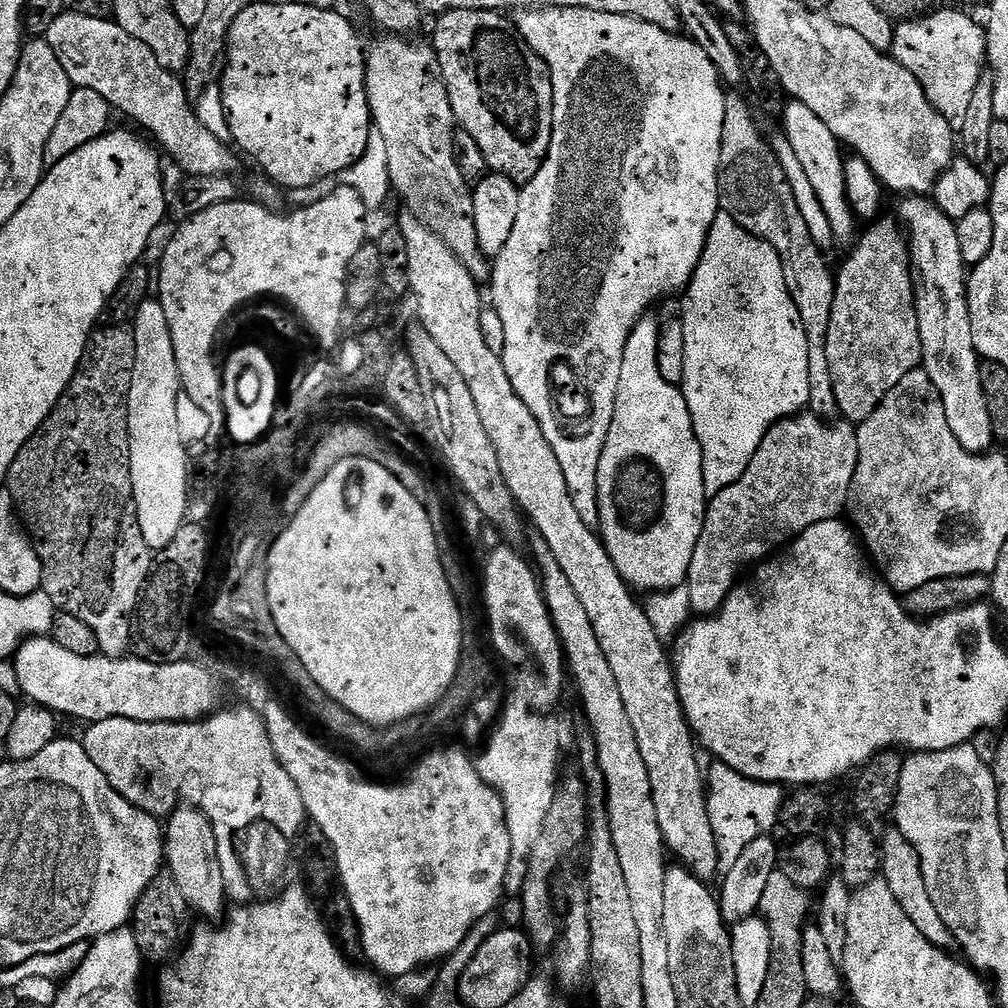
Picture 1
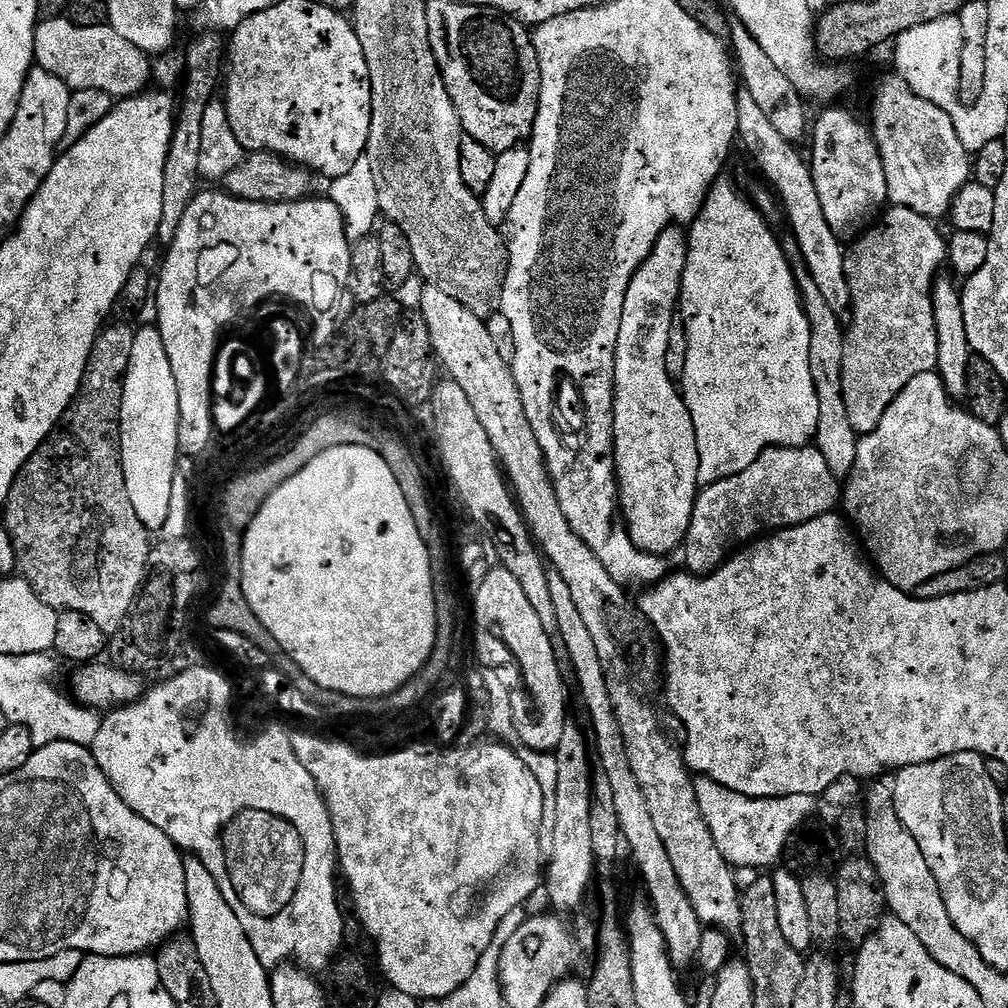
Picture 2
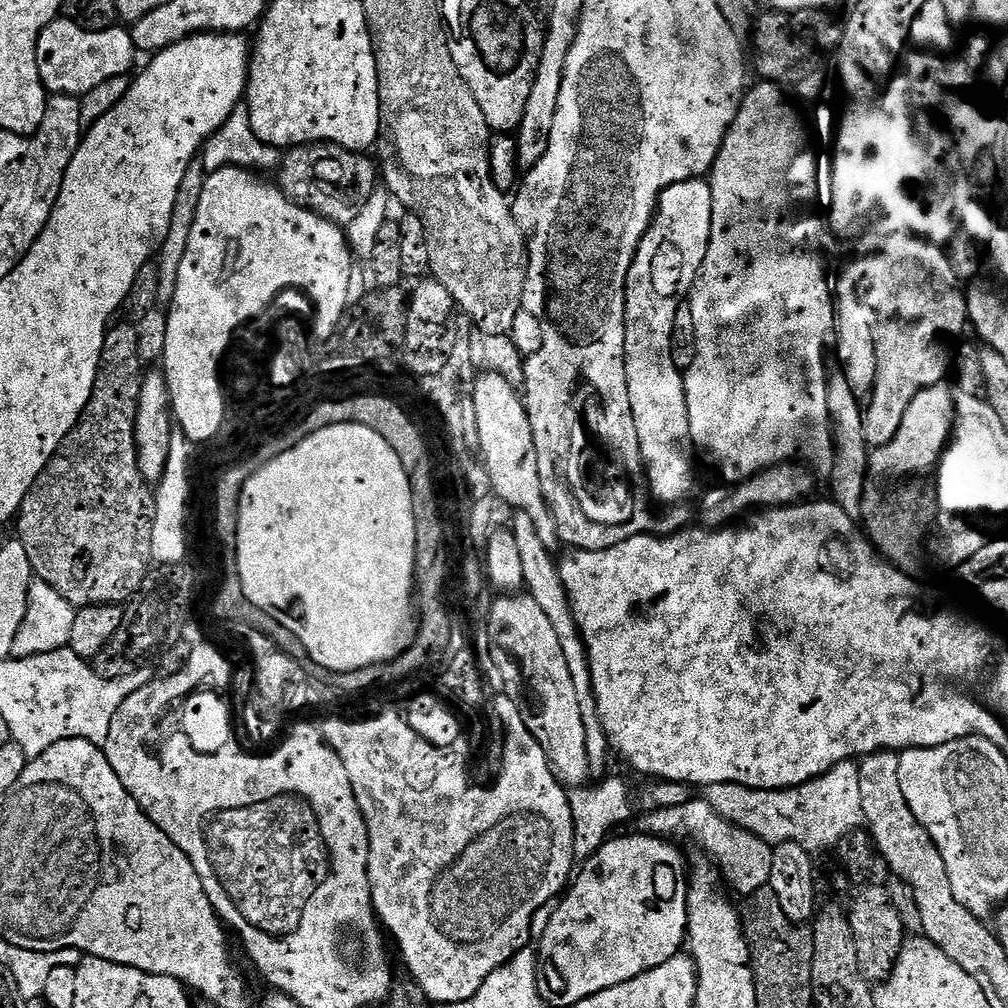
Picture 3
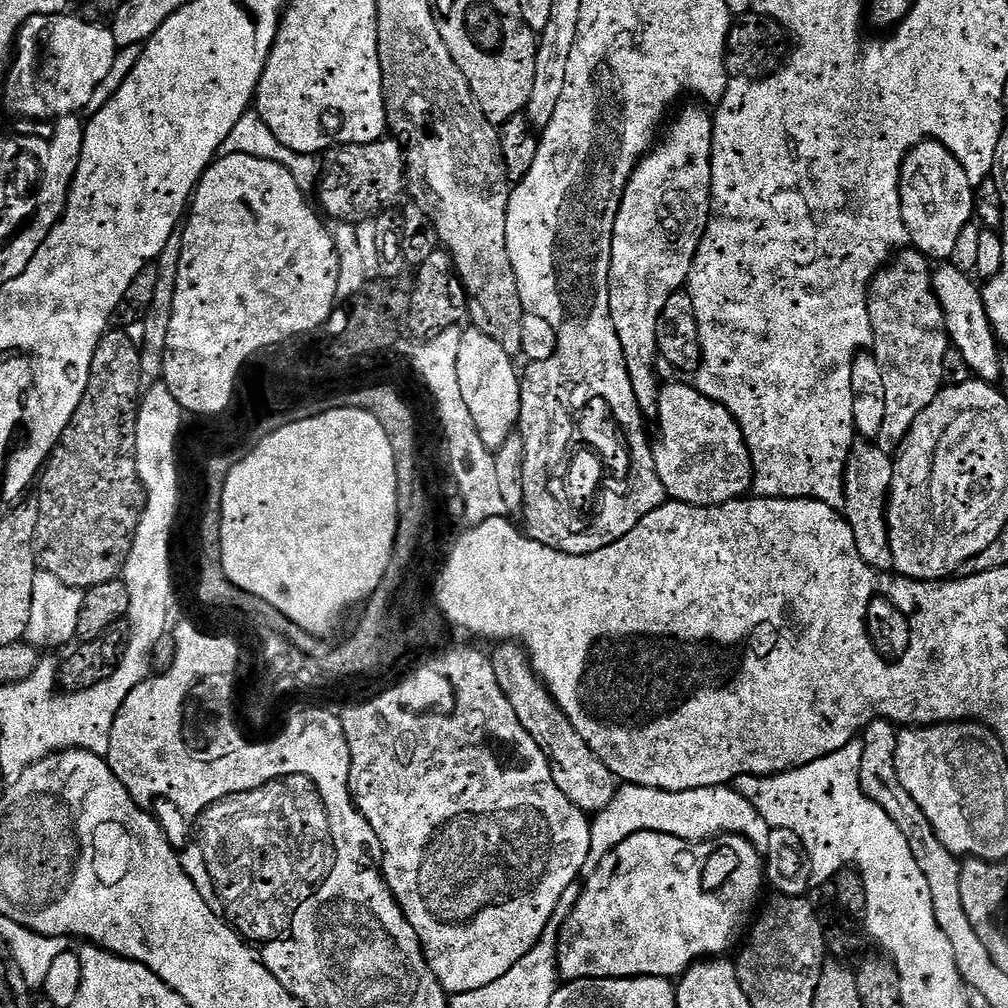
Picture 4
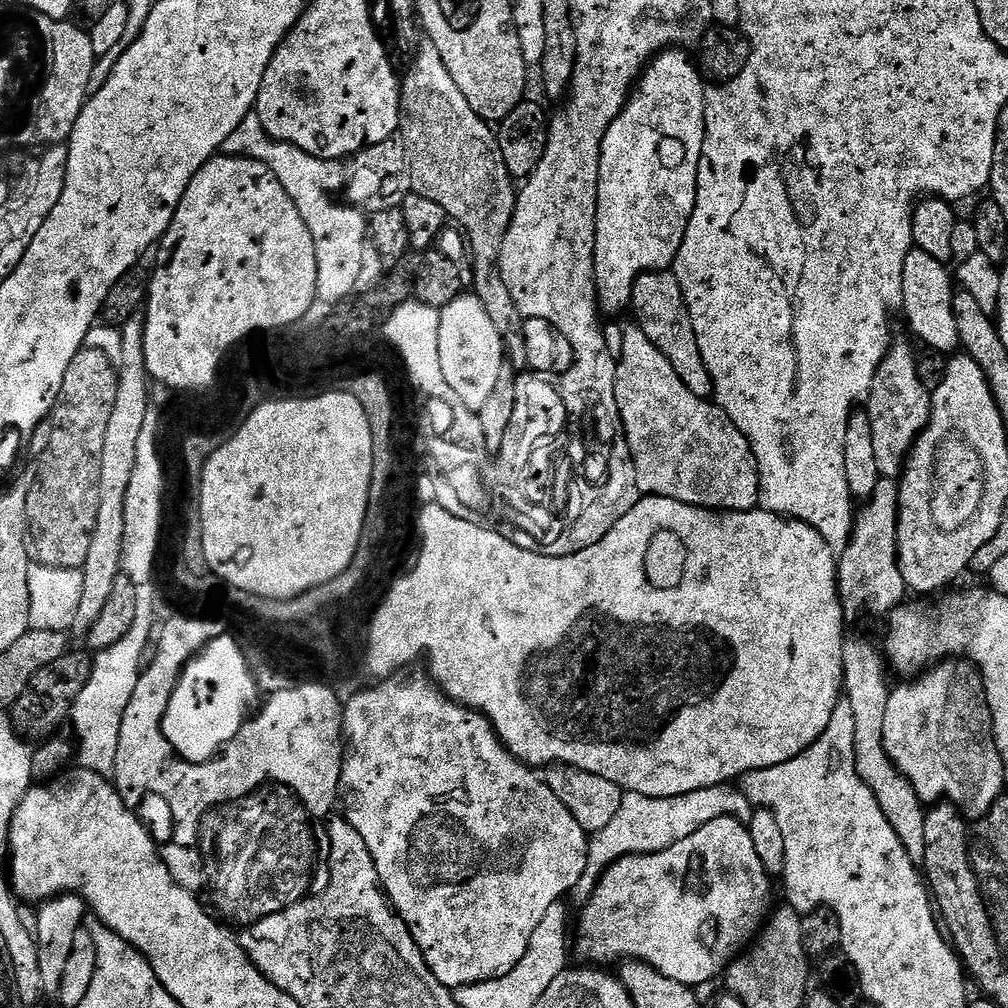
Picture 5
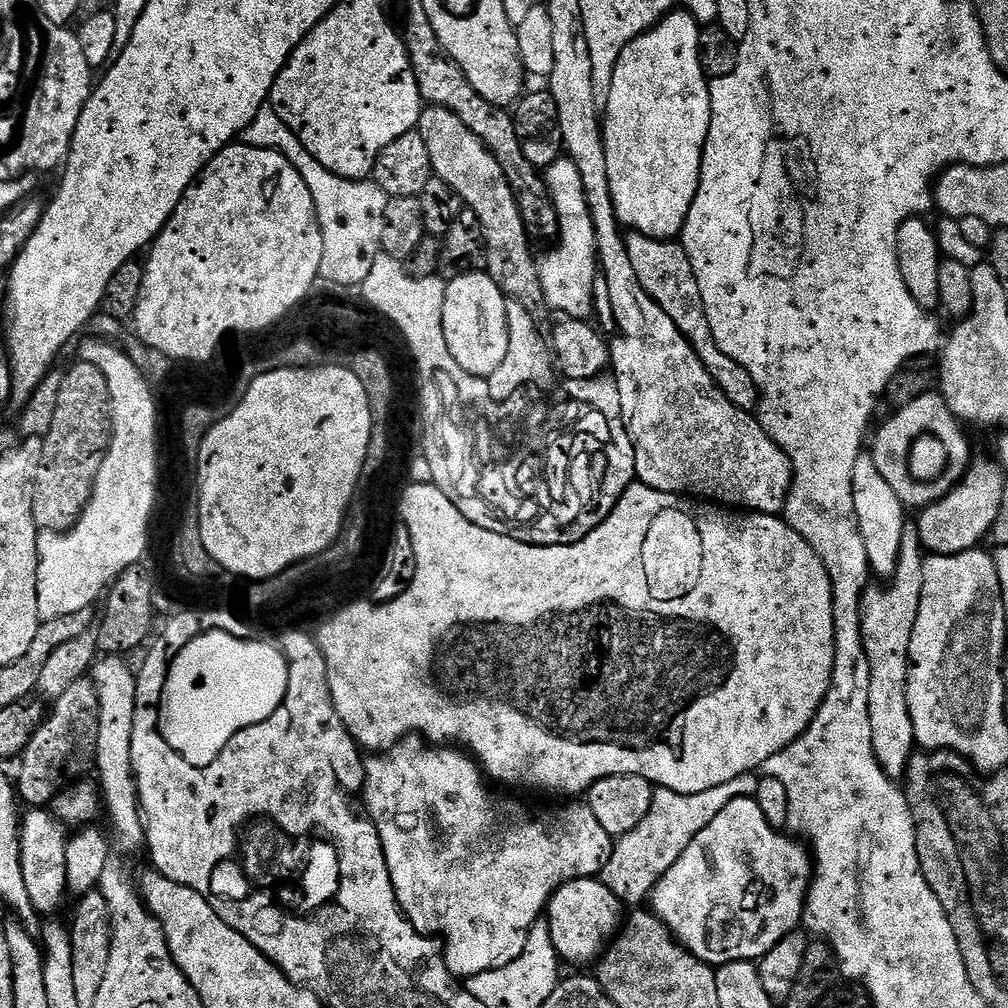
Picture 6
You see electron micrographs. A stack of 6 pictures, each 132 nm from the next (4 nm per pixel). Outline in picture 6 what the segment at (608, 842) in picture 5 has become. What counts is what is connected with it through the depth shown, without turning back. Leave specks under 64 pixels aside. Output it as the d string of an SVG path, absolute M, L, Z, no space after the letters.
M755 775L739 776L699 794L678 795L658 792L652 797L641 821L632 831L617 839L617 844L600 871L605 886L618 898L636 904L651 895L652 889L670 868L672 862L681 856L682 850L694 837L717 817L718 813L734 800L749 797L757 788Z

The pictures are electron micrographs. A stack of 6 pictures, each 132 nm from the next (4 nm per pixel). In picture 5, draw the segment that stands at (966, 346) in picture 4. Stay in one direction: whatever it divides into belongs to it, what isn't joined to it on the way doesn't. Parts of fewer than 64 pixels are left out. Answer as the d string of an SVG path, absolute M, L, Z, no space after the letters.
M913 250L904 263L904 302L902 312L908 315L908 322L916 331L917 336L936 348L961 347L958 322L952 309L954 276L947 272L945 261L930 258L930 254Z

